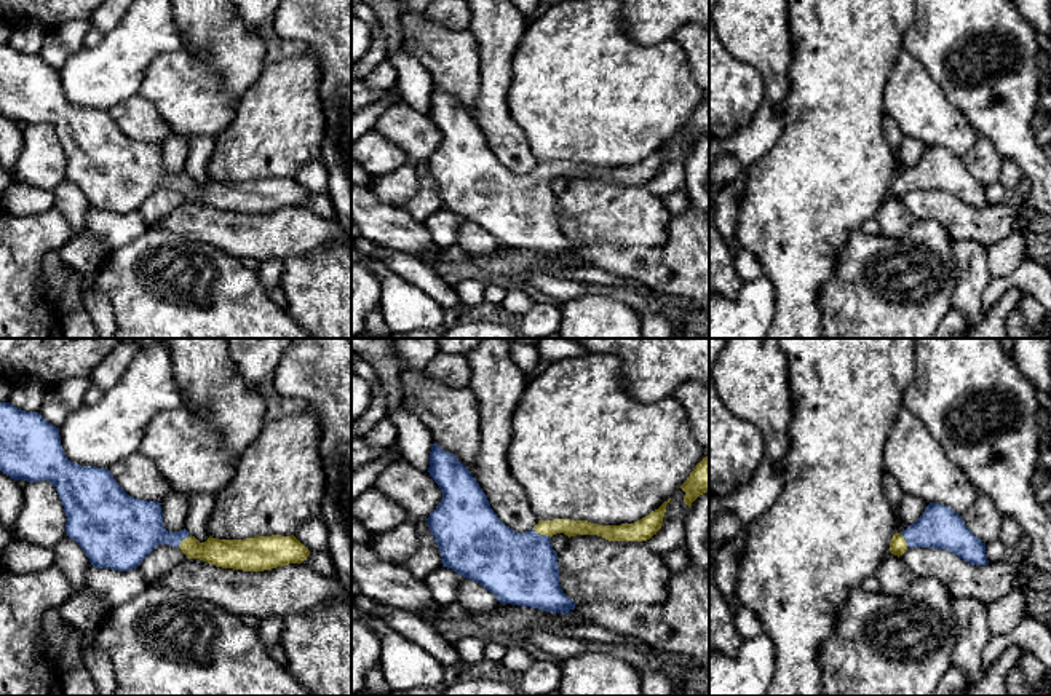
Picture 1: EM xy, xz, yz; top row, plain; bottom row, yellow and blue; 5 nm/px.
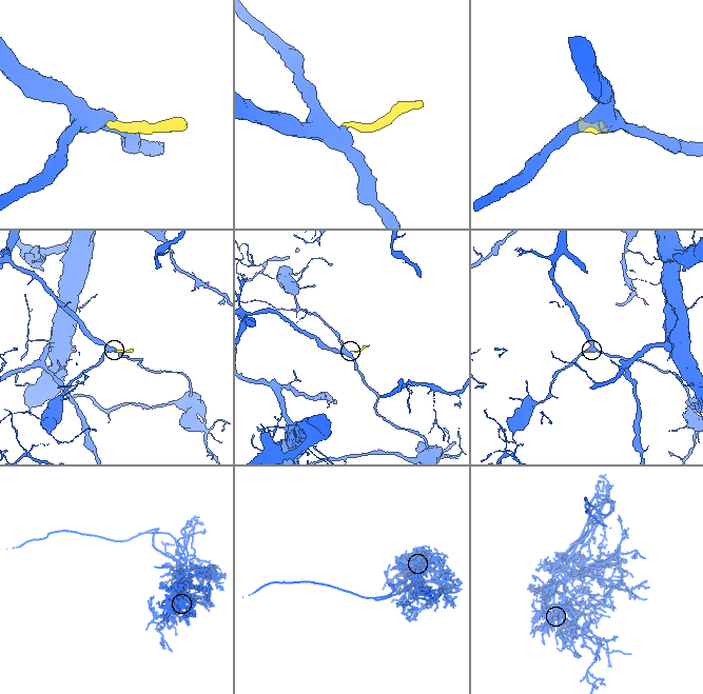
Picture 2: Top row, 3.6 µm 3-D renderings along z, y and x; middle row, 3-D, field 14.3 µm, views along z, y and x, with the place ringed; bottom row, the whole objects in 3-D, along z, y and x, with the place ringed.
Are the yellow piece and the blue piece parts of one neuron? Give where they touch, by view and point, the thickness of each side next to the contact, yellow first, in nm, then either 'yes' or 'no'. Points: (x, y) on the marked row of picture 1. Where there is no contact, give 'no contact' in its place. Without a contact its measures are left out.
contact xz (542, 533); calibres 80 and 360 nm; yes

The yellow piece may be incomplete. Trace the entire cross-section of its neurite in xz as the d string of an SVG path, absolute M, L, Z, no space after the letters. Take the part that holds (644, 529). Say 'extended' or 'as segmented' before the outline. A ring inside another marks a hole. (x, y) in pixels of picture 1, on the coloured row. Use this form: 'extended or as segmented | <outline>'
extended | M436 442L430 452L428 473L442 492L441 503L426 519L442 567L479 583L500 603L549 613L567 615L577 605L561 589L557 552L549 543L553 535L647 541L661 528L666 504L671 501L669 498L634 524L599 525L554 519L538 520L532 530L519 533L497 517L468 468Z

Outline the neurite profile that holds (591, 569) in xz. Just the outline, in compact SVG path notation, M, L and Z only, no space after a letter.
M570 536L557 565L561 589L575 603L653 605L668 597L671 571L647 541Z

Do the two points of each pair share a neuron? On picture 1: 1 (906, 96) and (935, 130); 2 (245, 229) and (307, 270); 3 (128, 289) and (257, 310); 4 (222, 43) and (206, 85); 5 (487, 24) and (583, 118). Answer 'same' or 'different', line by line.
1: same
2: different
3: same
4: different
5: different

